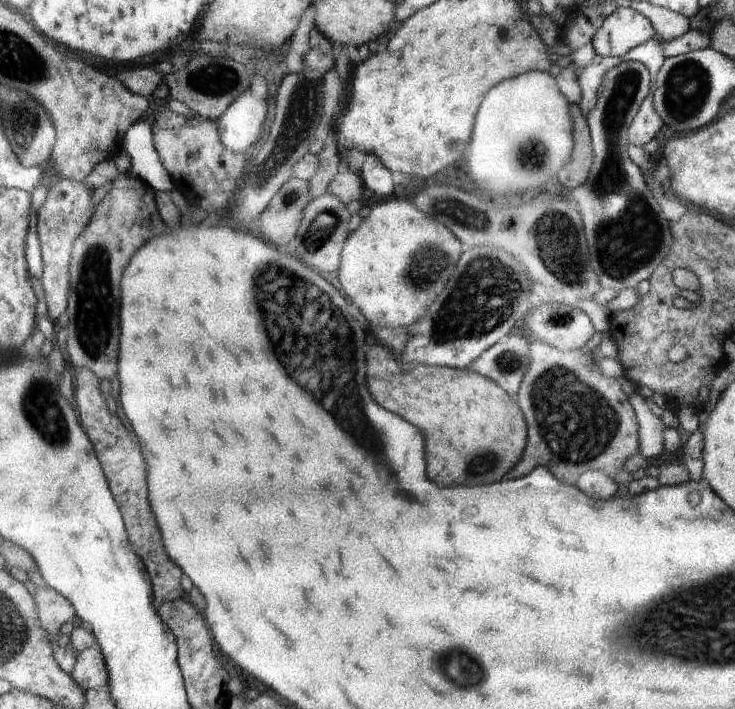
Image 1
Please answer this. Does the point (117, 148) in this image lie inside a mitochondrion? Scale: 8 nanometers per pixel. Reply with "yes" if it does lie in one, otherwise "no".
no

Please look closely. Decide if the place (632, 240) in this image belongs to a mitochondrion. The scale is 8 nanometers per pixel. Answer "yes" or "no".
yes

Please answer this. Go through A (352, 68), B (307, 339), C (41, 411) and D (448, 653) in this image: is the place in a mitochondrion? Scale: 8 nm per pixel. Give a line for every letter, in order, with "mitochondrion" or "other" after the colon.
A: other
B: mitochondrion
C: mitochondrion
D: mitochondrion

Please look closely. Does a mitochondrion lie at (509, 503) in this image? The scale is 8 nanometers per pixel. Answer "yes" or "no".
no

